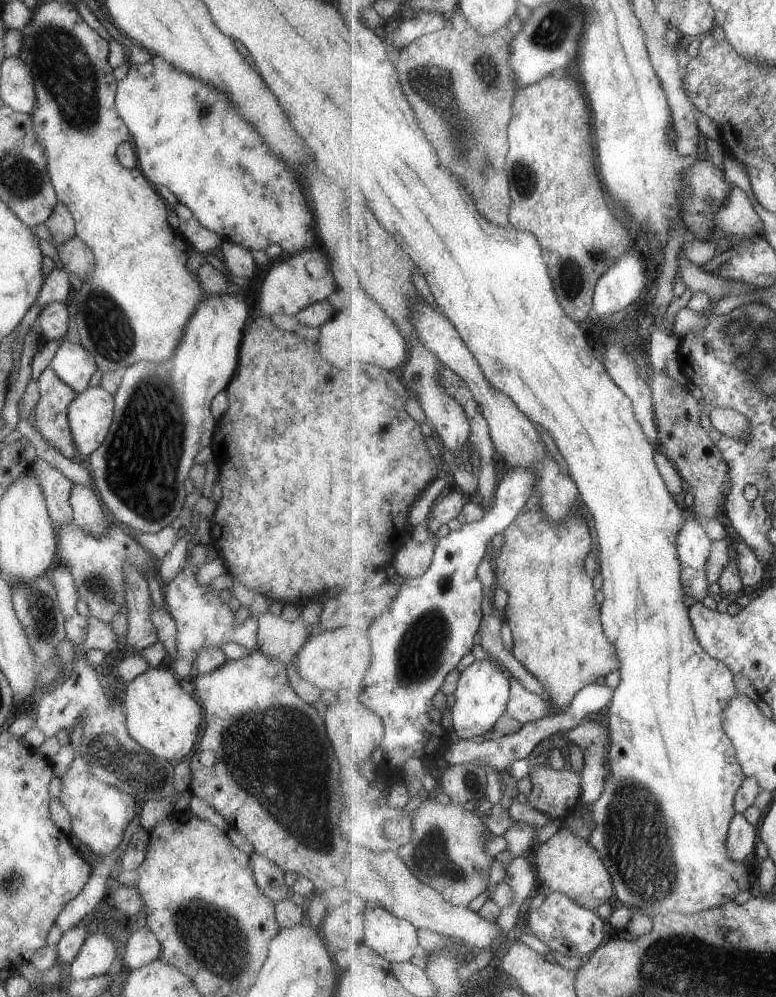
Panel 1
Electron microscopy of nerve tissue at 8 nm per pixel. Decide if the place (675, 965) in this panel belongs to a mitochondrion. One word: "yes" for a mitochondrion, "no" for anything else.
yes

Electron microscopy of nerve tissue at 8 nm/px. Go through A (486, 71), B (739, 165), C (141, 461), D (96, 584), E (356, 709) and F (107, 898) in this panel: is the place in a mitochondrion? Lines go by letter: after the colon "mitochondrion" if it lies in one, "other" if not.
A: mitochondrion
B: other
C: mitochondrion
D: mitochondrion
E: other
F: other

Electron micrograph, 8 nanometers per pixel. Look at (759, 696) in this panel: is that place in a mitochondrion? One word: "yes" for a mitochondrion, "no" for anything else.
no

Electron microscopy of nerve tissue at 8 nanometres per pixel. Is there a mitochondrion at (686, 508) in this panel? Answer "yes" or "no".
no

